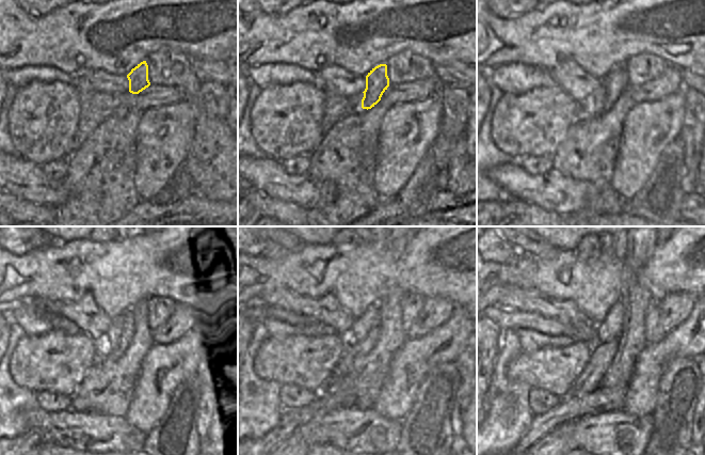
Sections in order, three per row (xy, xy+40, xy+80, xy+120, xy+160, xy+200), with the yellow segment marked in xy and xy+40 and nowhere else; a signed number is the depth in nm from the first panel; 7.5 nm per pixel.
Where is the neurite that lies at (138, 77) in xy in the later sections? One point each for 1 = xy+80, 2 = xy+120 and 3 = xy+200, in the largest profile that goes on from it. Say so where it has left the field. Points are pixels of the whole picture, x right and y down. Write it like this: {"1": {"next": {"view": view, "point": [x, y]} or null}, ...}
{"1": {"next": {"view": "xy+80", "point": [615, 81]}}, "2": {"next": {"view": "xy+120", "point": [129, 328]}}, "3": {"next": {"view": "xy+200", "point": [603, 352]}}}

